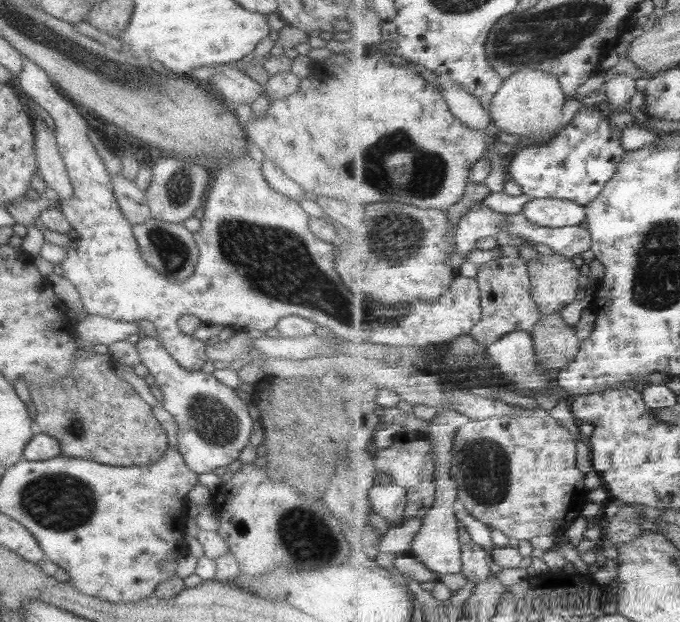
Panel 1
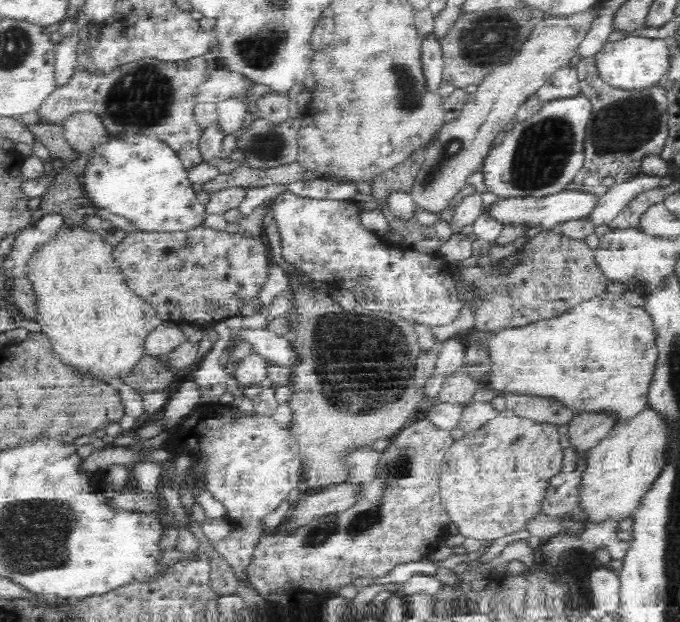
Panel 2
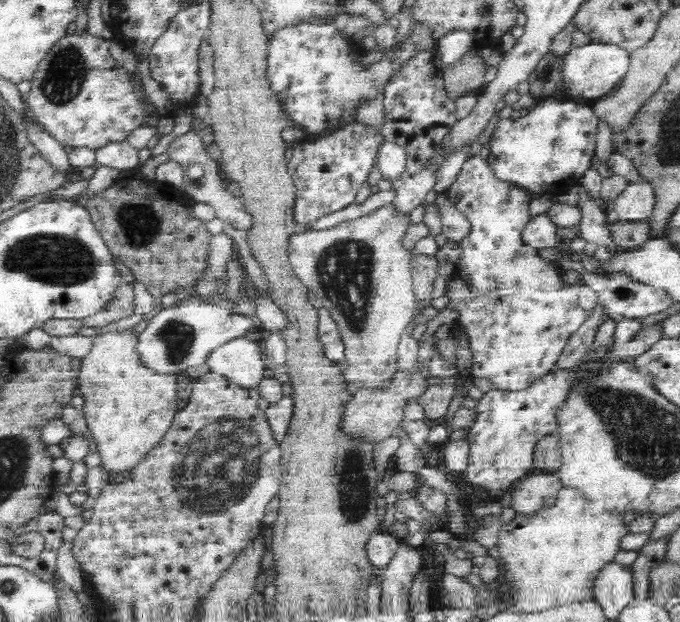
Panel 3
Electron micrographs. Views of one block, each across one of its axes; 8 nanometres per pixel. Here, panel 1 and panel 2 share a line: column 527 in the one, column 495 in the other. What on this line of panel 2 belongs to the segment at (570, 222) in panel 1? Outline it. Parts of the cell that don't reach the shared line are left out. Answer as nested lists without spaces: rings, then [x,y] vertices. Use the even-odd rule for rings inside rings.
[[[564,189],[560,192],[556,192],[556,194],[548,194],[548,196],[544,196],[544,198],[516,196],[500,199],[500,202],[492,204],[492,208],[484,211],[482,214],[492,215],[500,225],[507,223],[522,225],[526,223],[528,227],[541,225],[543,230],[552,230],[552,228],[564,222],[589,218],[598,202],[600,202],[599,197],[589,194],[588,192]]]

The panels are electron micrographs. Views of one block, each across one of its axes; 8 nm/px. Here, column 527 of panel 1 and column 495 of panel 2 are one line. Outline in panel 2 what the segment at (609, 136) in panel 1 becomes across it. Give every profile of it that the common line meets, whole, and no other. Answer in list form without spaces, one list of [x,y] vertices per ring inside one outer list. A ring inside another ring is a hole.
[[[580,94],[572,98],[563,98],[542,103],[542,108],[527,118],[524,122],[516,123],[512,130],[506,133],[503,141],[489,150],[483,160],[480,170],[483,172],[487,192],[501,199],[510,197],[534,196],[544,198],[548,194],[556,194],[573,182],[580,172],[584,160],[584,136],[587,122],[592,114],[592,105],[587,96]]]

